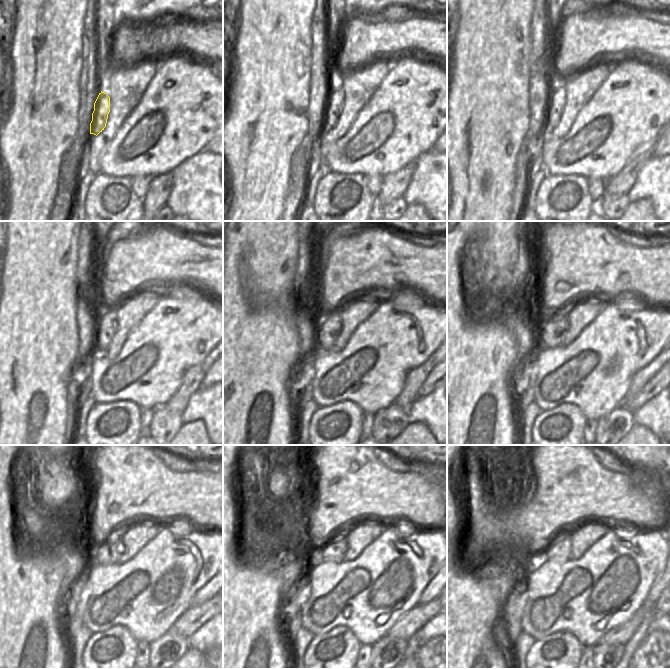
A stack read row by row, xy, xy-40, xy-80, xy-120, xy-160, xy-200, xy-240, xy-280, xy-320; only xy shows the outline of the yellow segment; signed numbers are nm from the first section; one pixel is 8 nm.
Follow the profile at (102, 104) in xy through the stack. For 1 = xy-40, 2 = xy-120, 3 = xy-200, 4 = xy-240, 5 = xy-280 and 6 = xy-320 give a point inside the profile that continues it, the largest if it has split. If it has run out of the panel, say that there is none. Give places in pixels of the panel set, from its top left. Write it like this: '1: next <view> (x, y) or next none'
1: next xy-40 (332, 103)
2: next xy-120 (107, 326)
3: next xy-200 (553, 329)
4: next xy-240 (108, 552)
5: next xy-280 (335, 550)
6: next xy-320 (559, 549)

